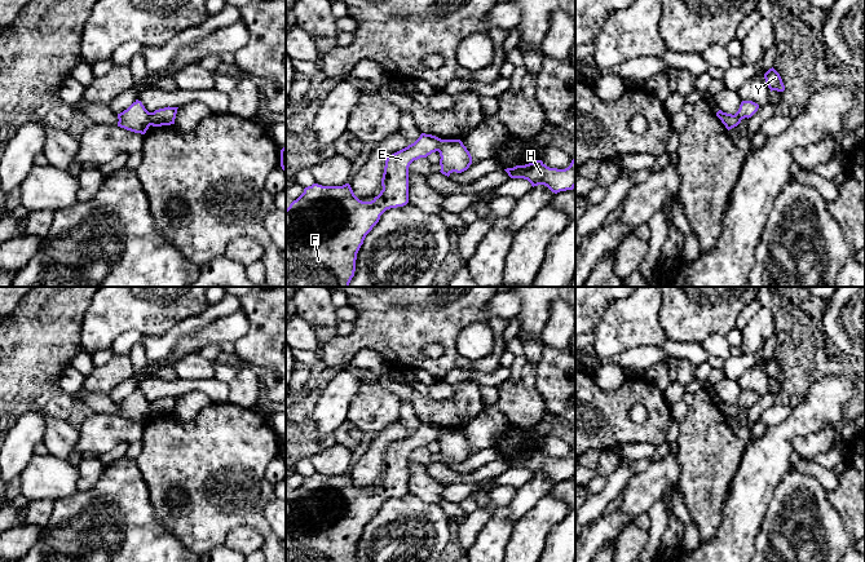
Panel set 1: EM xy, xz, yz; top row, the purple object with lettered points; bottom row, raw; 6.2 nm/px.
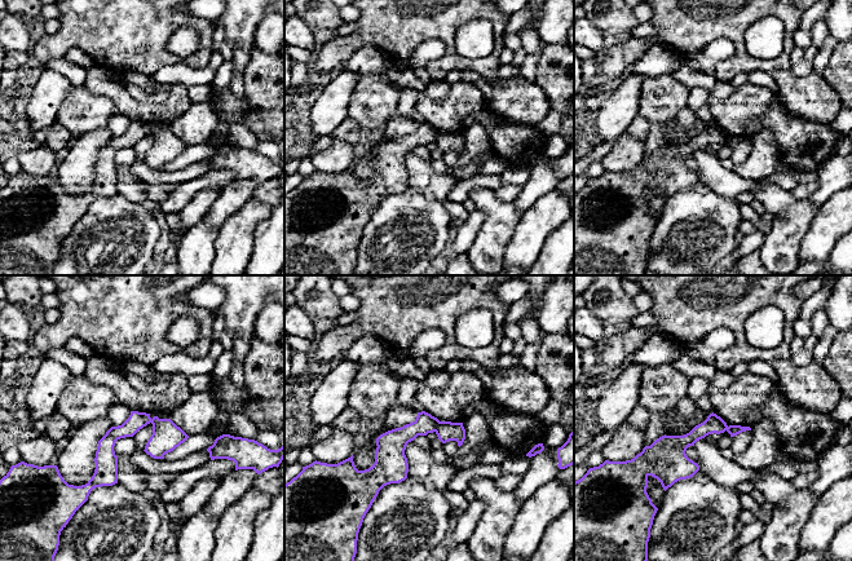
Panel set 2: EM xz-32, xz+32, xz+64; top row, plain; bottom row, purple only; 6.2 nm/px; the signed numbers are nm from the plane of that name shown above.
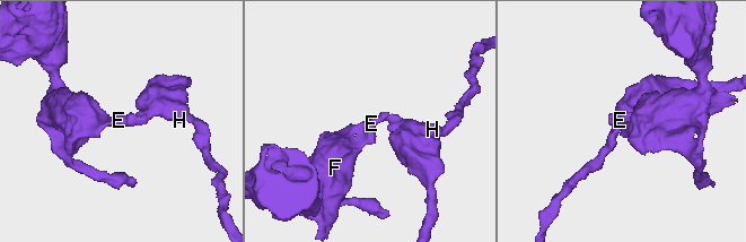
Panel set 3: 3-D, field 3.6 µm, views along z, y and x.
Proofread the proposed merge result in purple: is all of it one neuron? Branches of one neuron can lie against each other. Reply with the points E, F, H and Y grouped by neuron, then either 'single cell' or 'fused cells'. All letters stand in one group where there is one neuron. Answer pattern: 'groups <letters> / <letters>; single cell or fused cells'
groups E F / H Y; fused cells

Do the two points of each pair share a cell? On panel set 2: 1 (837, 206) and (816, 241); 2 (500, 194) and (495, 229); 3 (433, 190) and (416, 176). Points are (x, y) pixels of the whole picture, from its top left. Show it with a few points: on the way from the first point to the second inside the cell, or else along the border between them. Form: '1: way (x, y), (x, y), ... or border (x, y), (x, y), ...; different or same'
1: way (837, 215), (824, 232); same
2: border (493, 191), (499, 199), (511, 202); different
3: way (429, 186), (420, 177); same

